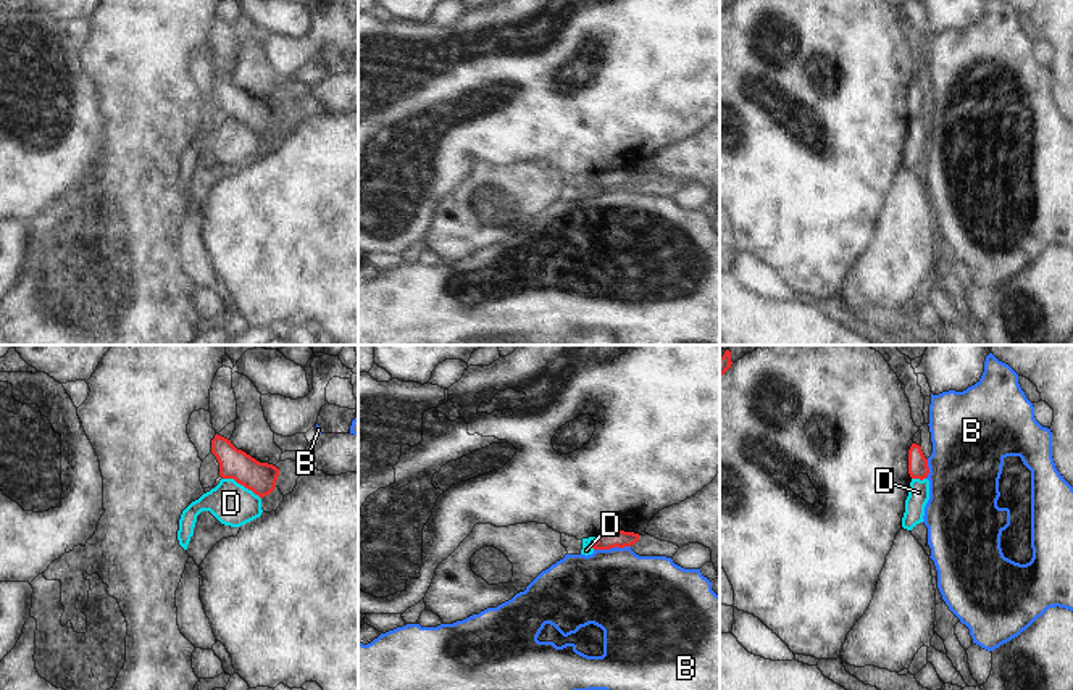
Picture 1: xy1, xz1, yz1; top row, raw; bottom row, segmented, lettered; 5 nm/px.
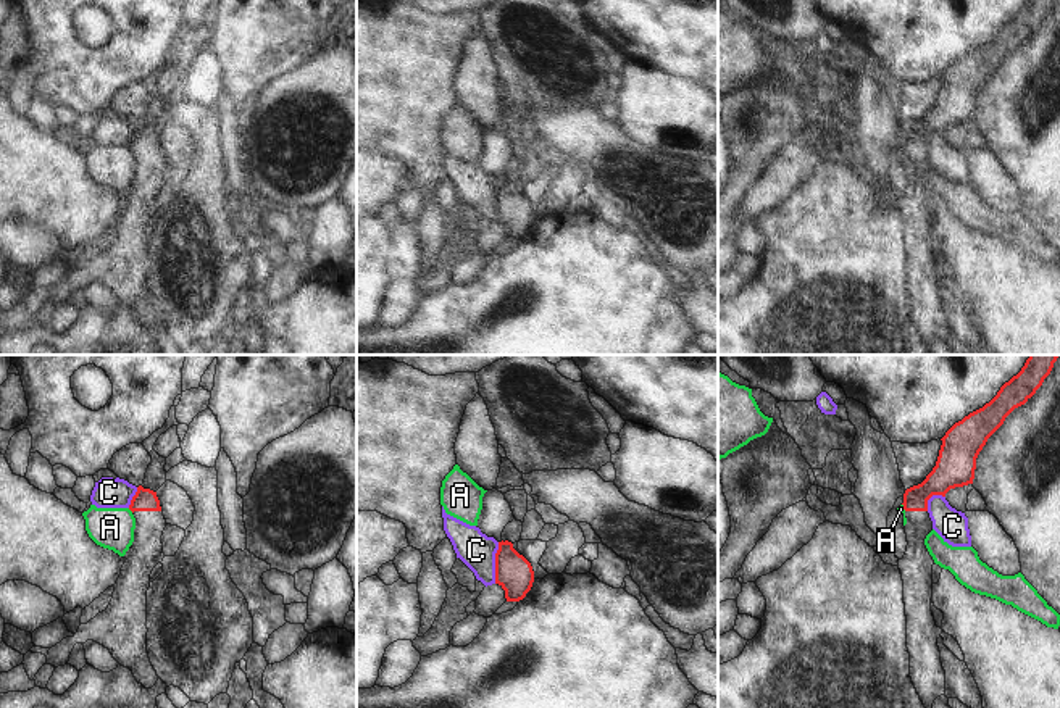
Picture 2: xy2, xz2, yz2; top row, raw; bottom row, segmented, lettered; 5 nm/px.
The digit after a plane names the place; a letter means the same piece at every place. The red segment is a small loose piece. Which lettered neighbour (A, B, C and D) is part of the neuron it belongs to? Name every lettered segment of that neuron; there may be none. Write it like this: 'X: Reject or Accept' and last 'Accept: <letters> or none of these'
A: Reject
B: Reject
C: Reject
D: Reject
Accept: none of these.

